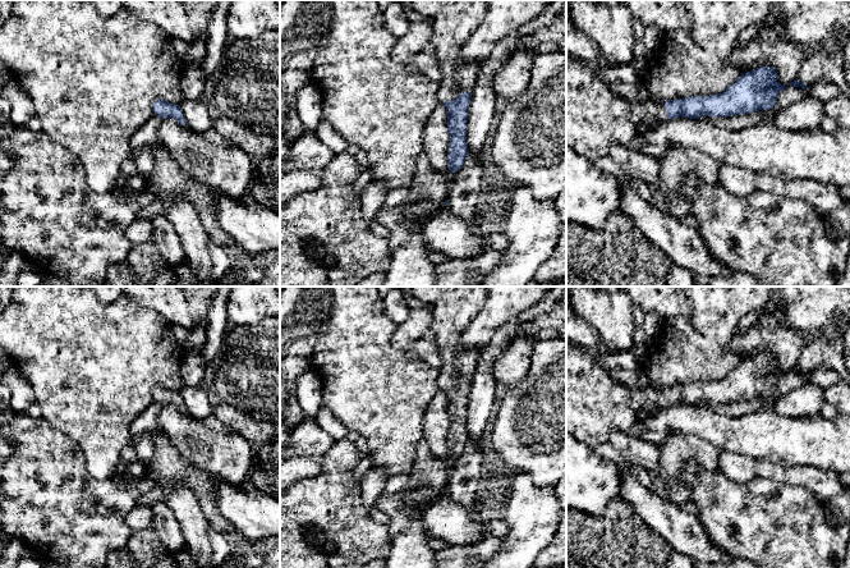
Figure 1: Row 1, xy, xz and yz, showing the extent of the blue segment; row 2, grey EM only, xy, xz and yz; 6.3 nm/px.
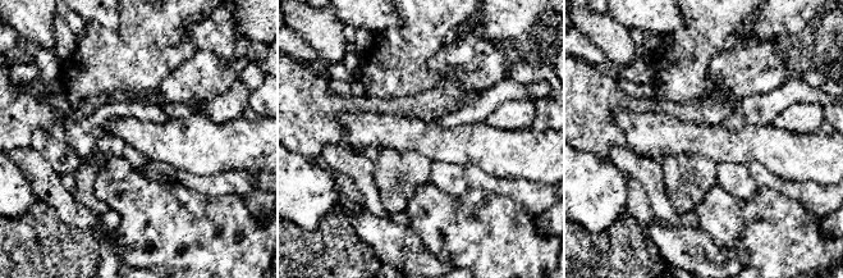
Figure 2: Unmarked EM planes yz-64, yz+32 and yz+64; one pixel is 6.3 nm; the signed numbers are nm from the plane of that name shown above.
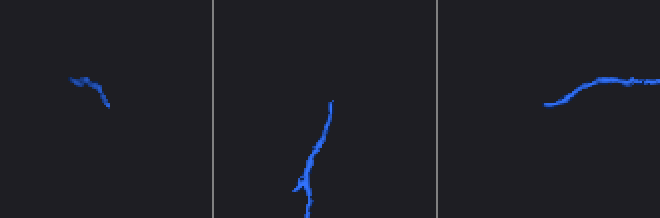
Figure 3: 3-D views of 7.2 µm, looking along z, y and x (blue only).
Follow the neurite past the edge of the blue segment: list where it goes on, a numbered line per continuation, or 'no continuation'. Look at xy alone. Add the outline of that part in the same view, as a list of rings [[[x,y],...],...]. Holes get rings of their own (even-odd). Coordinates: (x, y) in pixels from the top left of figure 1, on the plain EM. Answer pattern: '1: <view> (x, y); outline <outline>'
no continuation

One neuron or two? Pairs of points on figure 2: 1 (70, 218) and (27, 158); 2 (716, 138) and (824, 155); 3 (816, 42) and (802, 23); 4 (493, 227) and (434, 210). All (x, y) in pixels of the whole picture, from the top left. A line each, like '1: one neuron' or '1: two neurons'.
1: one neuron
2: one neuron
3: two neurons
4: one neuron

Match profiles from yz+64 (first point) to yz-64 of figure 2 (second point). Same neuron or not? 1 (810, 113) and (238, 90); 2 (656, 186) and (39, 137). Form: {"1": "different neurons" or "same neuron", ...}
{"1": "same neuron", "2": "same neuron"}

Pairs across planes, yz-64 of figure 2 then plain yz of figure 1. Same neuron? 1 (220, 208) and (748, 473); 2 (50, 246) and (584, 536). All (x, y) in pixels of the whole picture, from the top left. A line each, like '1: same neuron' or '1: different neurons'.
1: different neurons
2: same neuron

